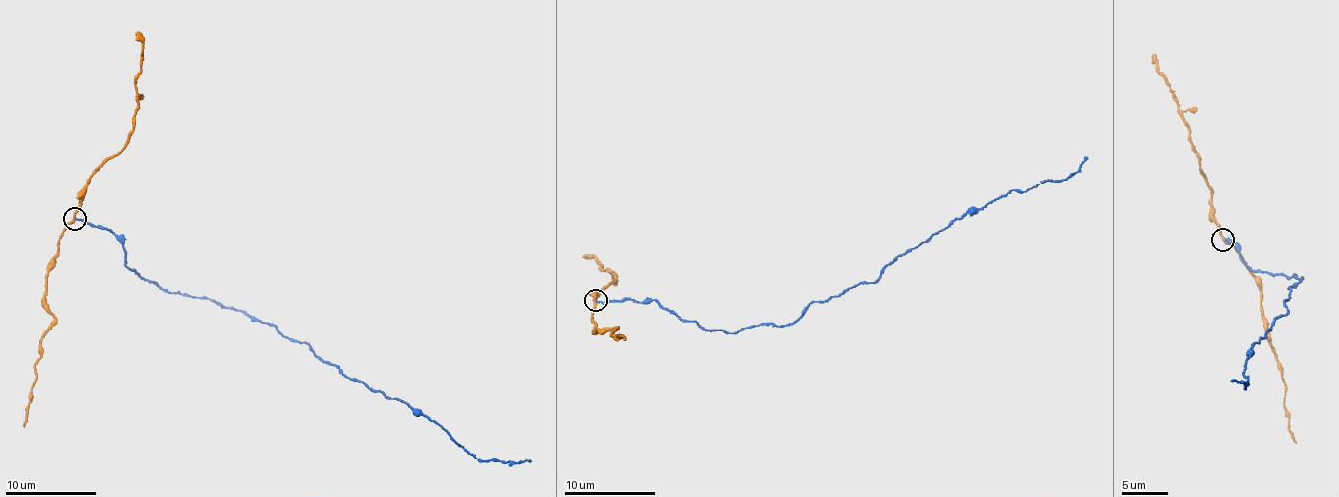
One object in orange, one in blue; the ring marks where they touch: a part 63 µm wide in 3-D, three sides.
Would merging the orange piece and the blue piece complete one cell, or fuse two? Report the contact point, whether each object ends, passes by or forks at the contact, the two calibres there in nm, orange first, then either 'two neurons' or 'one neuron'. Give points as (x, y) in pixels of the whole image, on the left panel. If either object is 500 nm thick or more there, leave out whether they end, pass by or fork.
(75, 218) | orange passes by | blue ends | 200/110 nm | two neurons

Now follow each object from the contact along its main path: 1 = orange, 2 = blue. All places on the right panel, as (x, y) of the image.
1: (1222, 239), (1241, 258), (1255, 276), (1261, 294), (1264, 327), (1284, 381), (1285, 413), (1295, 443)
2: (1222, 239), (1255, 271), (1304, 277), (1252, 347), (1248, 383), (1232, 379)

